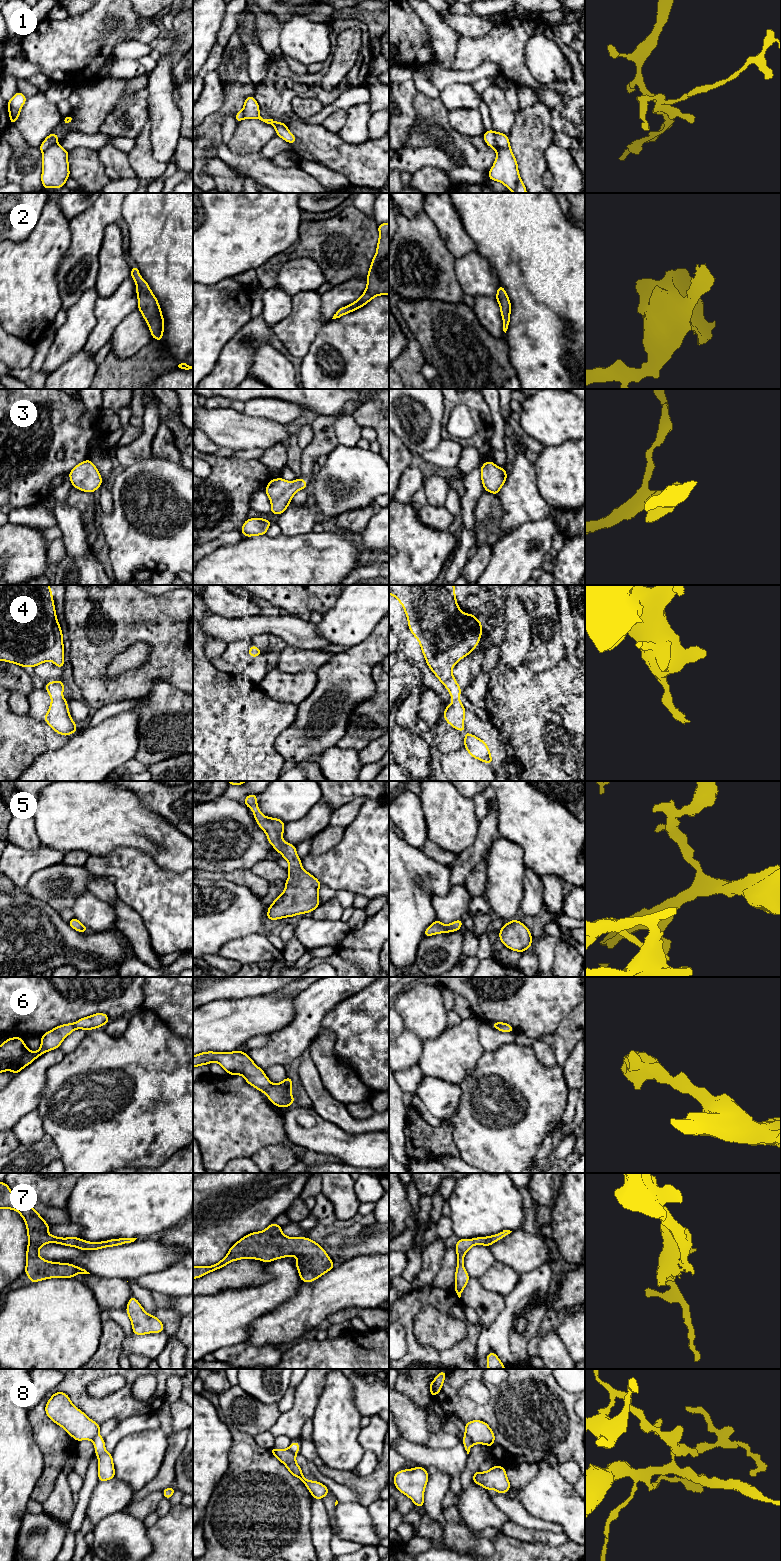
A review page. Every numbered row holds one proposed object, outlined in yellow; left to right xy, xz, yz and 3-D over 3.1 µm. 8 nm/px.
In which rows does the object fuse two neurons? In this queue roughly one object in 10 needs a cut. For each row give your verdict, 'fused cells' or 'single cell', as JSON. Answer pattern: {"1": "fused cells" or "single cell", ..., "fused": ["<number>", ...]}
{"1": "single cell", "2": "single cell", "3": "single cell", "4": "single cell", "5": "single cell", "6": "single cell", "7": "single cell", "8": "fused cells", "fused": ["8"]}

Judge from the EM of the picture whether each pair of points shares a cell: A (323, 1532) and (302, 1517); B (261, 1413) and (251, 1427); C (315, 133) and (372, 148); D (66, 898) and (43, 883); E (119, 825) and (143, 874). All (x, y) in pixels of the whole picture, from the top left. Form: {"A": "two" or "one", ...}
{"A": "two", "B": "one", "C": "one", "D": "one", "E": "two"}

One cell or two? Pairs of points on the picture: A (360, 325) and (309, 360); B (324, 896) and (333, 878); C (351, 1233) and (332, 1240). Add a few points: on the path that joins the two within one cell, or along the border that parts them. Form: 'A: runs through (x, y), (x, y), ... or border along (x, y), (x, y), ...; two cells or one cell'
A: runs through (346, 335), (332, 335), (319, 346); one cell
B: border along (321, 882), (332, 888), (352, 892); two cells
C: runs through (346, 1234), (337, 1238); one cell

